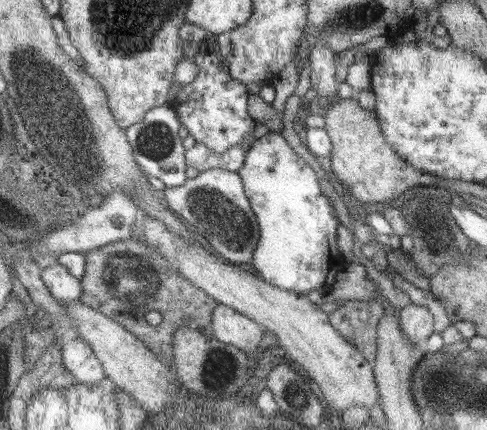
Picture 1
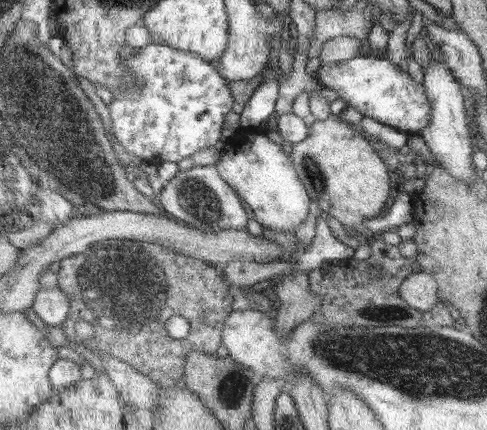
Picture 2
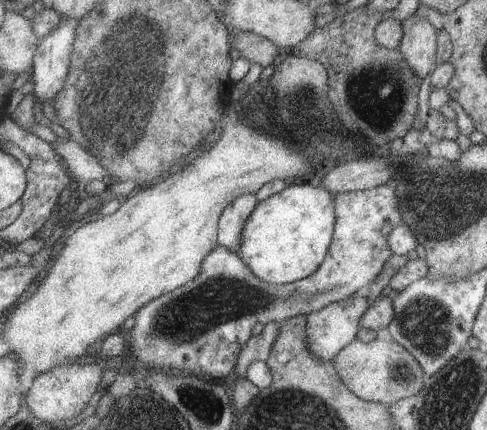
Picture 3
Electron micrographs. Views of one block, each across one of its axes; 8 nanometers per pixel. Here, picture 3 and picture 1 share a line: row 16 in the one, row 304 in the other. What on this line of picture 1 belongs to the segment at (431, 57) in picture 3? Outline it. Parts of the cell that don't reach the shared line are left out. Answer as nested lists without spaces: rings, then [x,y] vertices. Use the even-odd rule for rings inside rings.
[[[411,302],[407,308],[399,310],[399,320],[413,344],[427,340],[433,332],[437,332],[435,330],[435,314],[427,306],[421,306],[421,304]]]

